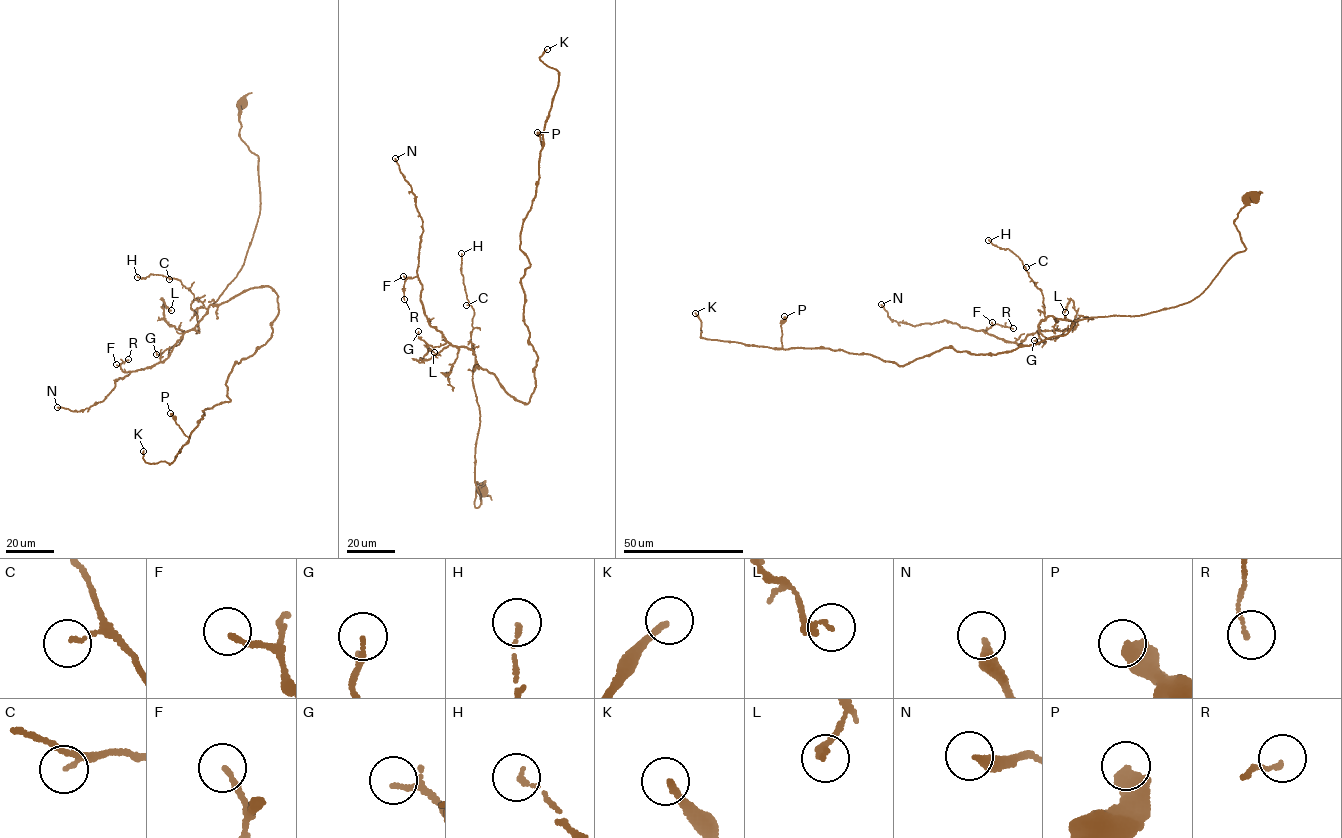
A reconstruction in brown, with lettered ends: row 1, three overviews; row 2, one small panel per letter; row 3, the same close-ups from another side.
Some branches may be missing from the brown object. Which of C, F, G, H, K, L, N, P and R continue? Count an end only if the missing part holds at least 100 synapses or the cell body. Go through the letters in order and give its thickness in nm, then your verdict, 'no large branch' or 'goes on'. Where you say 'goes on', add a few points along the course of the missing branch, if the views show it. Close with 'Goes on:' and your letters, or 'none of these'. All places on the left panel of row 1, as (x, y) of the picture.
C: 100 nm thick; no large branch
F: 160 nm thick; no large branch
G: 160 nm thick; no large branch
H: 130 nm thick; no large branch
K: 180 nm thick; goes on
L: 220 nm thick; no large branch
N: 320 nm thick; no large branch
P: 550 nm thick; no large branch
R: 120 nm thick; no large branch
Goes on: K

